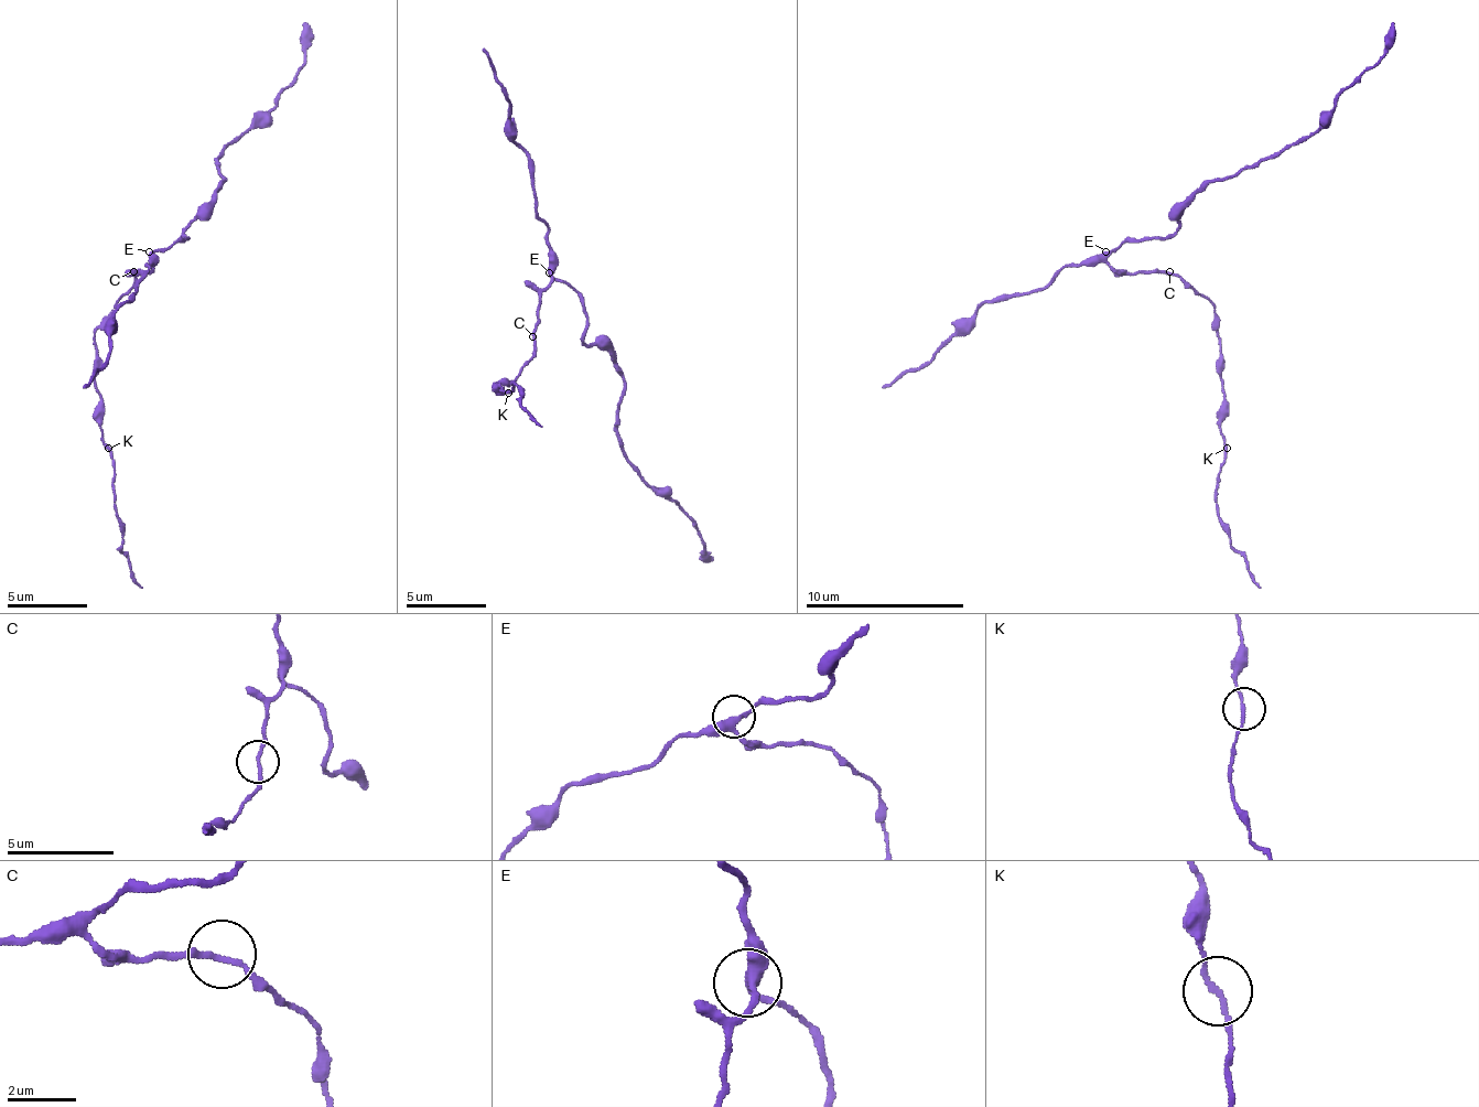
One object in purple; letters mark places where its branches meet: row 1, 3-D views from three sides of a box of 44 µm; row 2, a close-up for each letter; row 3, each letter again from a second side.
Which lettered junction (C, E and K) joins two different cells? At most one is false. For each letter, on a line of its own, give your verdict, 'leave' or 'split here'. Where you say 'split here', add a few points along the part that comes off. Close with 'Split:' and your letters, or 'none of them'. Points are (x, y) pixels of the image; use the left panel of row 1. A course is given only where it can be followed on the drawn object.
C: leave
E: leave
K: leave
Split: none of them

